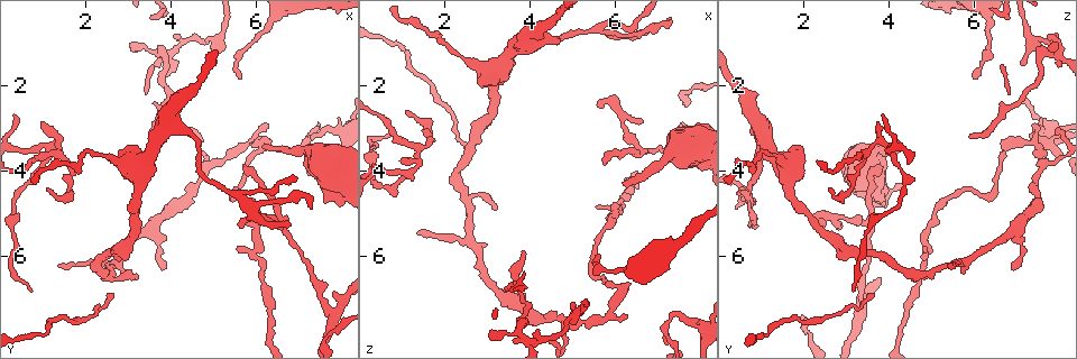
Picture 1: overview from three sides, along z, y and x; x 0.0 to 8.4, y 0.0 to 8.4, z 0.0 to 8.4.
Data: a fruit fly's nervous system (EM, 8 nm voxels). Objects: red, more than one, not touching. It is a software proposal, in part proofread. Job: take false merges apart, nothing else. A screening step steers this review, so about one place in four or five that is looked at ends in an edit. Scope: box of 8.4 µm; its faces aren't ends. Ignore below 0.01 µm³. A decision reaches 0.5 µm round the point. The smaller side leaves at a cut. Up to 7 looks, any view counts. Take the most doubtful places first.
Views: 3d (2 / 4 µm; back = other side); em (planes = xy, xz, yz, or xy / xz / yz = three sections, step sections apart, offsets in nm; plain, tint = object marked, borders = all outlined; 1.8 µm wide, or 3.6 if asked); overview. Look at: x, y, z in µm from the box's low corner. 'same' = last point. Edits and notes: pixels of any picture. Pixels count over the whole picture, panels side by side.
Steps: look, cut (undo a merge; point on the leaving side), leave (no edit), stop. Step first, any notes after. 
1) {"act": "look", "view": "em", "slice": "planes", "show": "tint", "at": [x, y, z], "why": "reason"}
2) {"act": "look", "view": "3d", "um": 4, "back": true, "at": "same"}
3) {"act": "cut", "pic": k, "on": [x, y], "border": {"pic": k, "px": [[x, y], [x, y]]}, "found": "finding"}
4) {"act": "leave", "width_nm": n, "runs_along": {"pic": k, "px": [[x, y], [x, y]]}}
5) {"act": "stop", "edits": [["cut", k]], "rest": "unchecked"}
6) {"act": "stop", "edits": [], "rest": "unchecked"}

{"act": "look", "view": "em", "slice": "xy", "step": 16, "show": "tint", "at": [3.70, 3.25, 1.05], "why": "a narrow waist"}

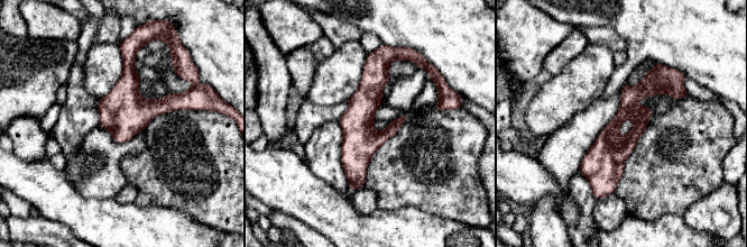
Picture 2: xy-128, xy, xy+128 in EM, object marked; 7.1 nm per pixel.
{"act": "look", "view": "em", "slice": "planes", "show": "tint", "at": "same", "why": "another direction"}

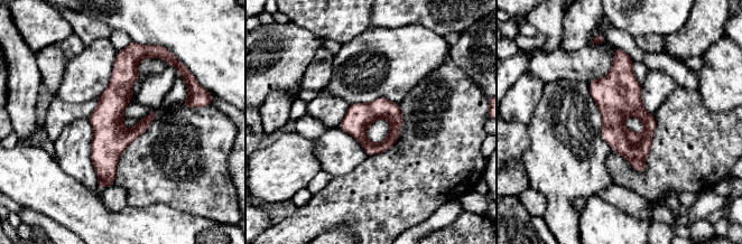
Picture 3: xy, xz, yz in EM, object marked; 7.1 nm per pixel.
{"act": "leave", "runs_along": {"pic": 3, "px": [[126, 55], [108, 116], [103, 185]]}, "found": "continuous, no second neuron"}

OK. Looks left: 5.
{"act": "look", "view": "em", "slice": "planes", "show": "tint", "at": [1.10, 3.45, 4.05], "why": "three-way junction"}

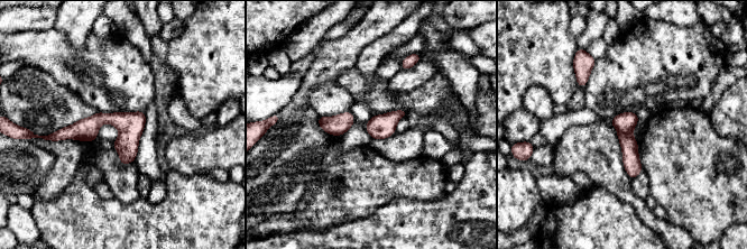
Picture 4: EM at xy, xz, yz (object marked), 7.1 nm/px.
{"act": "leave", "found": "continuous, no second neuron"}

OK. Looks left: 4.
{"act": "look", "view": "3d", "um": 2, "back": true, "at": [6.55, 5.20, 3.50], "why": "two arms in line, one across"}

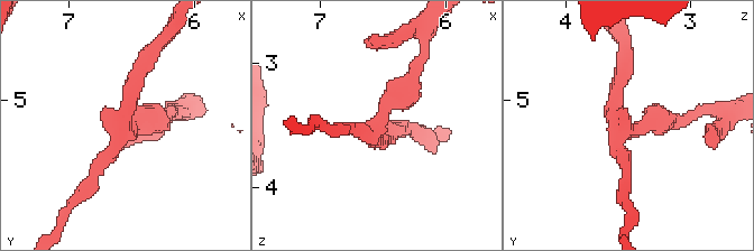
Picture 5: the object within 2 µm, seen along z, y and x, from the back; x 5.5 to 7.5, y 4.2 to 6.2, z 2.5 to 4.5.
{"act": "look", "view": "em", "slice": "yz", "step": 4, "show": "tint", "at": [6.56, 5.24, 3.52], "arms": 3, "why": "now the EM"}

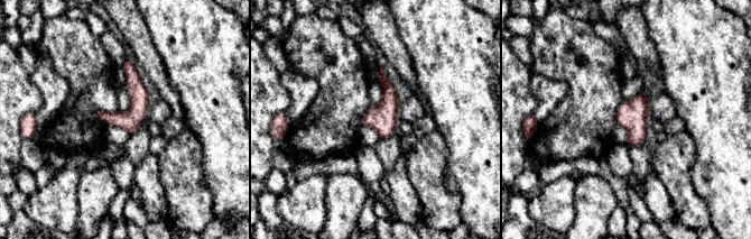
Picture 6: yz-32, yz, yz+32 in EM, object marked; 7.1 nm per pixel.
{"act": "look", "view": "em", "slice": "planes", "show": "tint", "at": "same"}

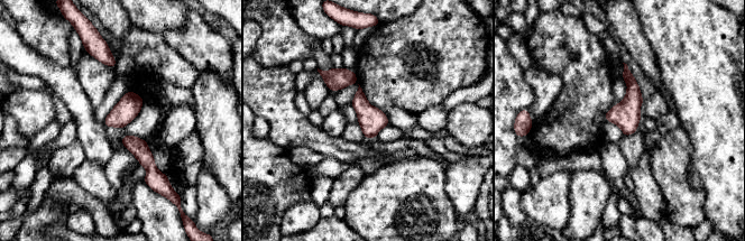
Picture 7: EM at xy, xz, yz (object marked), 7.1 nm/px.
{"act": "leave", "runs_along": {"pic": 7, "px": [[324, 75], [352, 79], [385, 122]]}, "found": "one neuron here"}

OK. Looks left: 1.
{"act": "stop", "edits": [], "rest": "unchecked"}

